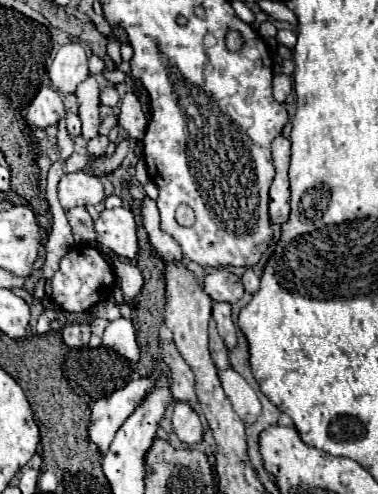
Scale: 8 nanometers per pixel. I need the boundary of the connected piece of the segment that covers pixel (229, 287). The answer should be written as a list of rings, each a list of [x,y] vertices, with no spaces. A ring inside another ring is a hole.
[[[214,269],[204,277],[204,293],[212,297],[212,301],[236,303],[244,295],[244,287],[240,277],[230,273],[228,269]]]

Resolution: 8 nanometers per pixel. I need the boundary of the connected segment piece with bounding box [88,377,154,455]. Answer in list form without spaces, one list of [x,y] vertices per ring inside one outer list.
[[[154,377],[148,379],[134,379],[126,387],[114,391],[108,397],[98,399],[92,405],[88,437],[98,447],[102,455],[106,455],[116,431],[120,425],[132,415],[136,405],[144,399],[146,391],[154,385]]]

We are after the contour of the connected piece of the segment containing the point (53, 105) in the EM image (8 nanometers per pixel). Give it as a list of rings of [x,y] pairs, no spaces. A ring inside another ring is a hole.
[[[44,85],[36,97],[22,109],[22,117],[36,125],[36,127],[48,127],[56,125],[58,119],[64,115],[62,97],[58,91],[54,91],[50,85]]]

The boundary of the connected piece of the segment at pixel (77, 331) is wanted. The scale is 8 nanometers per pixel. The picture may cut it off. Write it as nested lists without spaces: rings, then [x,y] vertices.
[[[66,323],[58,329],[62,341],[68,347],[86,347],[90,341],[90,325],[88,323]]]

